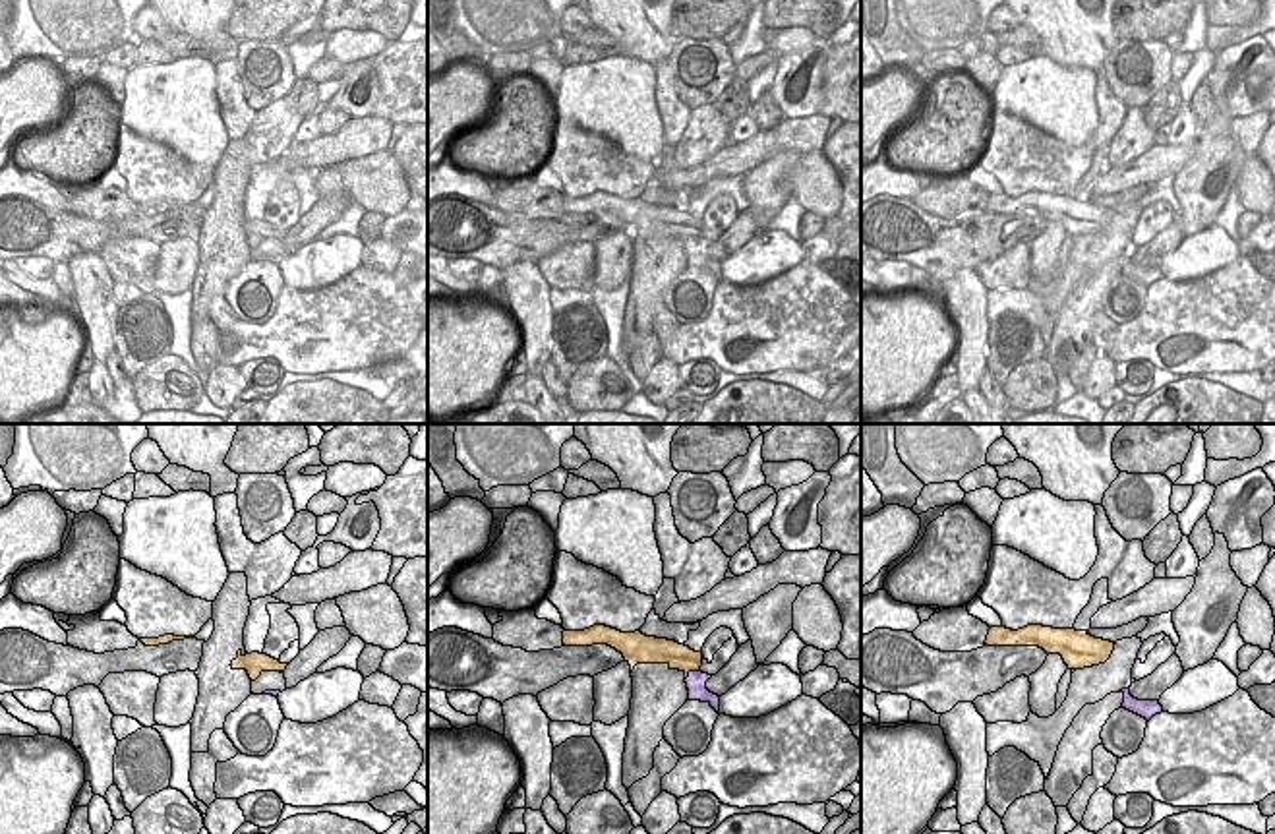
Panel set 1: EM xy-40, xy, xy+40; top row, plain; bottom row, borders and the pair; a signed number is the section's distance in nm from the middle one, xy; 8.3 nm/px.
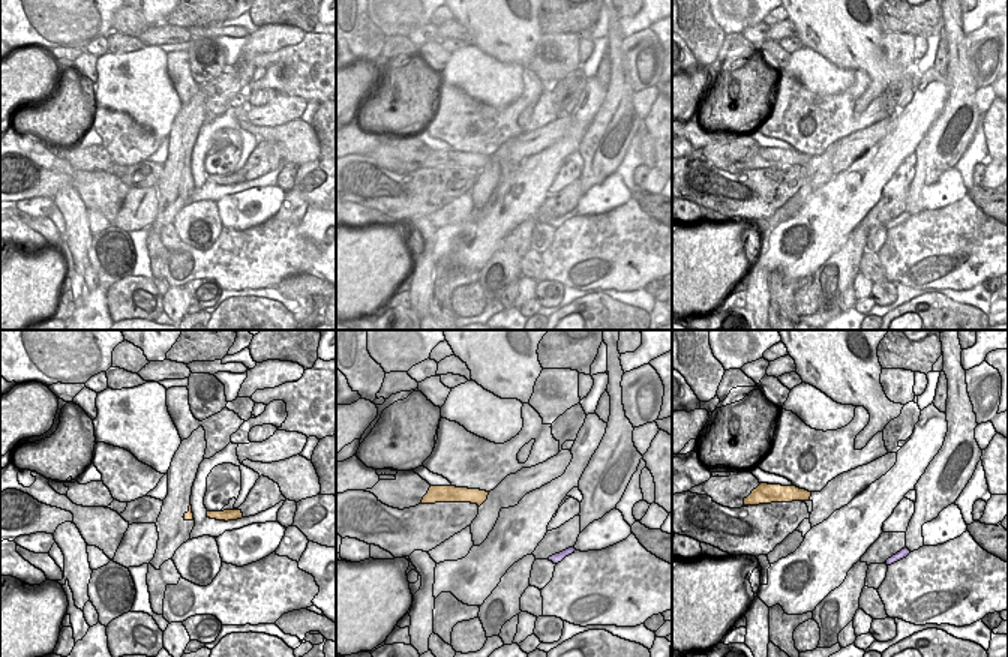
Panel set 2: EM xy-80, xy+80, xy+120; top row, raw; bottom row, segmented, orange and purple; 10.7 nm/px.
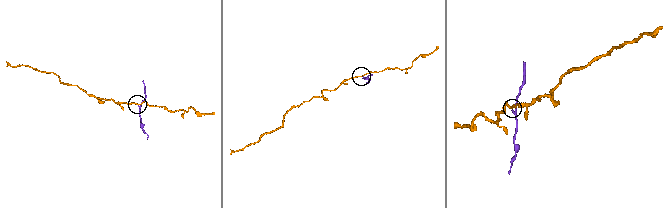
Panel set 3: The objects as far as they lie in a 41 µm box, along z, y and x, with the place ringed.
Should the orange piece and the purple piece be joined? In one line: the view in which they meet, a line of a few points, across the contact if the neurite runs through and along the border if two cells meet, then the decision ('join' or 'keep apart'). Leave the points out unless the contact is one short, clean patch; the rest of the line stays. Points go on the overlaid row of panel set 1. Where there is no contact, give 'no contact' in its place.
meets orange in xy; line xy (699, 670), (693, 670), (685, 680); keep apart

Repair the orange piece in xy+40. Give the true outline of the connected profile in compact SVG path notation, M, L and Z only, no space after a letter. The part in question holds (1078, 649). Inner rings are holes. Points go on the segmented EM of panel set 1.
M1027 625L1012 631L1006 627L991 627L987 646L1039 646L1047 654L1060 654L1068 670L1083 670L1105 664L1114 642L1095 639L1087 631L1053 629L1043 625Z

